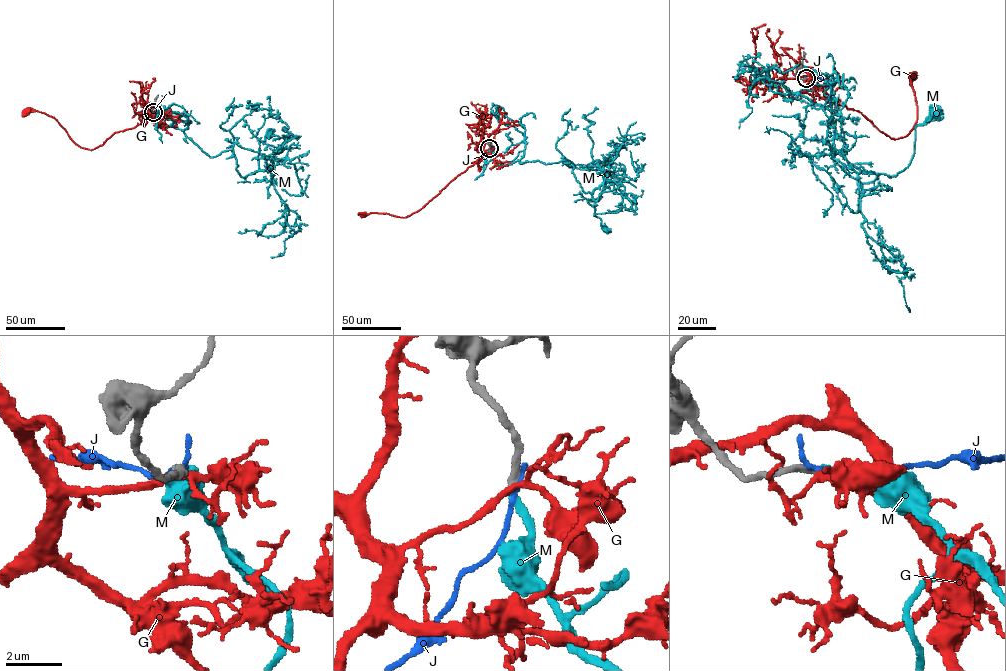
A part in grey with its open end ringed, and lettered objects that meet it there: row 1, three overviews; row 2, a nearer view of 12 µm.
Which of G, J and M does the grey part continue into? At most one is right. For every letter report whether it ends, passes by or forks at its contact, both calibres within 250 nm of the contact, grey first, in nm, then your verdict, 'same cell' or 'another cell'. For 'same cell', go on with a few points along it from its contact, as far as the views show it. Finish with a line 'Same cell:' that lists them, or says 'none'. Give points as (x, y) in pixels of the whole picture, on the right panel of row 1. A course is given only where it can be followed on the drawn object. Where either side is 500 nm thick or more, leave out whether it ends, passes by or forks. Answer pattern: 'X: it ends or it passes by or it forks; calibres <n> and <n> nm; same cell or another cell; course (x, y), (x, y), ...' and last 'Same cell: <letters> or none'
G: it forks; calibres 260 and 190 nm; another cell
J: it ends; calibres 280 and 220 nm; another cell
M: it ends; calibres 260 and 220 nm; same cell; course (806, 78), (835, 99), (832, 150), (826, 140), (862, 183), (903, 171), (915, 128), (937, 111)
Same cell: M

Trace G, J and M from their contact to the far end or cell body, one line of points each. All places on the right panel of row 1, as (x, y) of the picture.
G: (806, 79), (820, 86), (825, 97), (858, 110), (892, 138), (901, 138), (917, 120), (910, 79), (913, 76)
J: (806, 78), (831, 80)
M: (806, 78), (835, 99), (832, 150), (826, 140), (862, 183), (903, 171), (915, 128), (937, 111)

